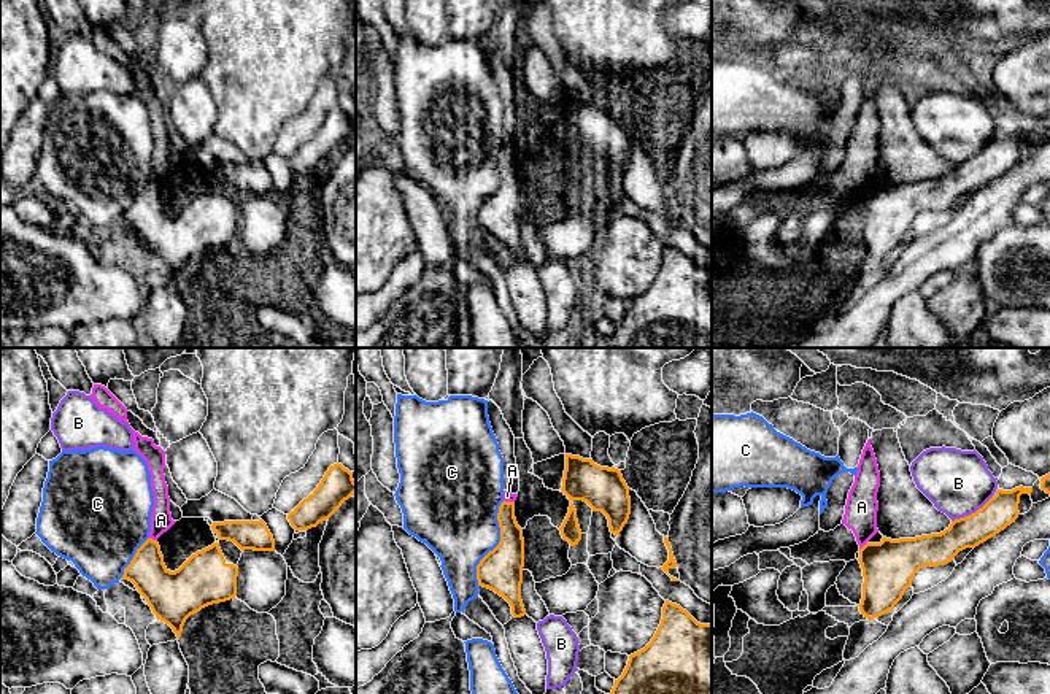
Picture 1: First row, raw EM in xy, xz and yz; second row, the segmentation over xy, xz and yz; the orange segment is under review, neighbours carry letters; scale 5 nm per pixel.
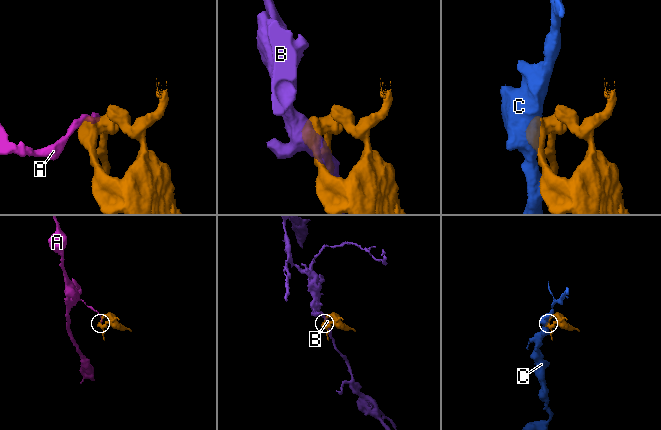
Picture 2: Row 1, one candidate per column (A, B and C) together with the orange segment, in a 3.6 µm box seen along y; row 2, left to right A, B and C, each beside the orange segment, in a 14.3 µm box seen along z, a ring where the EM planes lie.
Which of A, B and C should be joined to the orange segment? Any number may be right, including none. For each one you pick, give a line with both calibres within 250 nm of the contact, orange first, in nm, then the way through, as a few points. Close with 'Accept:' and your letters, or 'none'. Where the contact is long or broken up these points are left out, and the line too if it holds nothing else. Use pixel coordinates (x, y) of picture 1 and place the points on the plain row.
Accept: none

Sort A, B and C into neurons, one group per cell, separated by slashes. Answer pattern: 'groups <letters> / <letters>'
groups A / B / C

